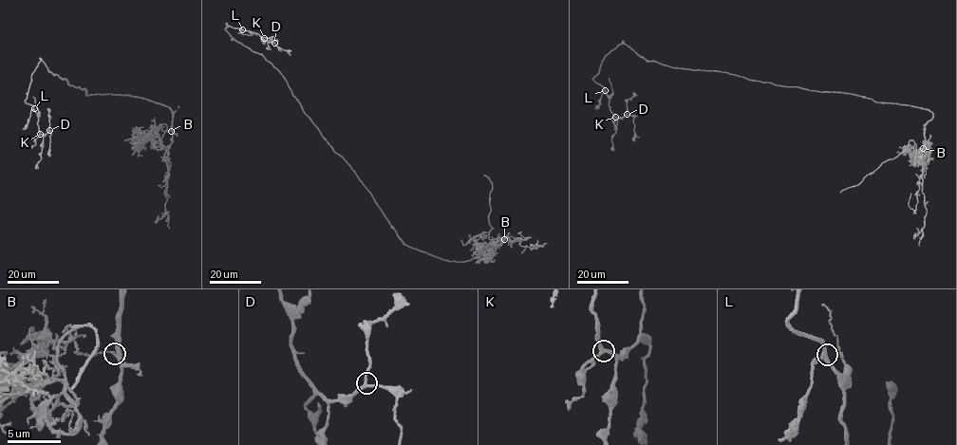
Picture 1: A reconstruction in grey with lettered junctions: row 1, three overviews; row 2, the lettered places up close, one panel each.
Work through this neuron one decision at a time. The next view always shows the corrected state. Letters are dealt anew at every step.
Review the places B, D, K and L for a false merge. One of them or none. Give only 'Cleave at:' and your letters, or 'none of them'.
Cleave at: B

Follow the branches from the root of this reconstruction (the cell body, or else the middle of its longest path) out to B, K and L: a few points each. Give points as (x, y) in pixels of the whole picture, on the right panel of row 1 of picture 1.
B: (822, 92), (853, 94), (878, 102), (932, 111), (933, 115), (925, 126), (923, 148)
K: (822, 92), (720, 71), (671, 67), (648, 61), (620, 44), (605, 56), (592, 79), (605, 89), (615, 117)
L: (822, 92), (720, 71), (671, 67), (648, 61), (620, 44), (605, 56), (592, 79), (605, 90)

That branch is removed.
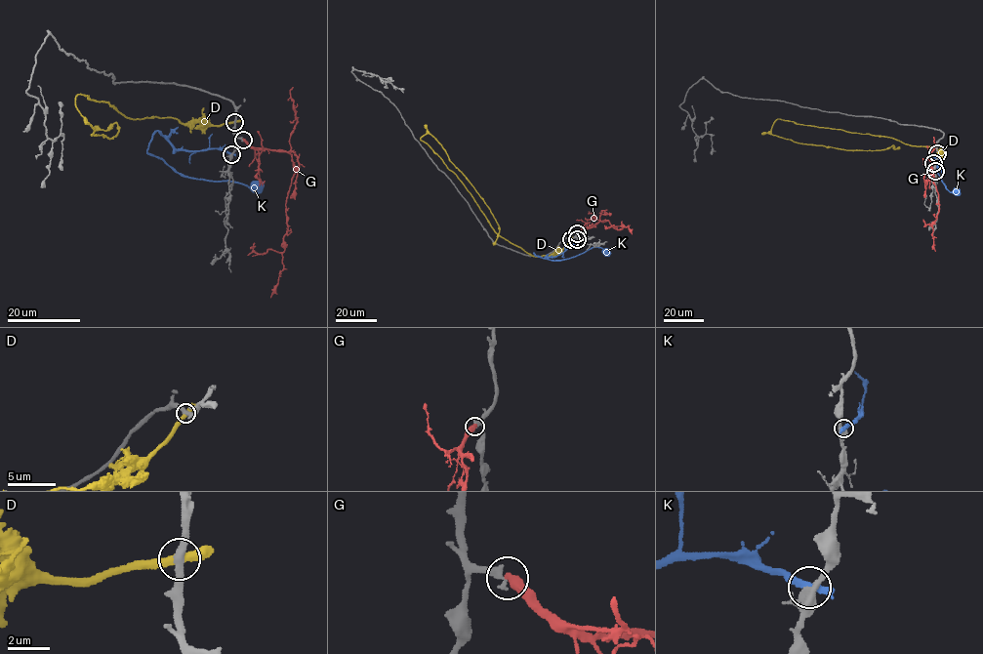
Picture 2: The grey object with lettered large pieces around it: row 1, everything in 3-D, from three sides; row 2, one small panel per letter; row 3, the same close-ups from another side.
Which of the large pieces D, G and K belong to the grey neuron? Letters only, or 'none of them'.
G

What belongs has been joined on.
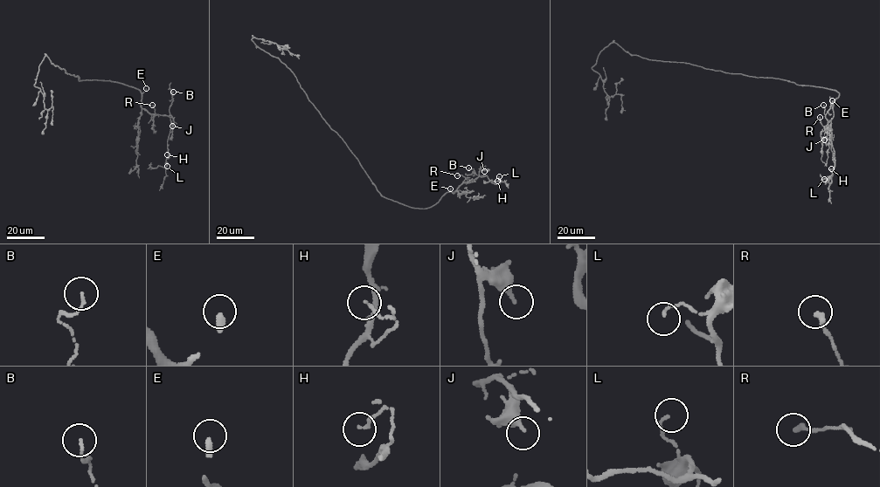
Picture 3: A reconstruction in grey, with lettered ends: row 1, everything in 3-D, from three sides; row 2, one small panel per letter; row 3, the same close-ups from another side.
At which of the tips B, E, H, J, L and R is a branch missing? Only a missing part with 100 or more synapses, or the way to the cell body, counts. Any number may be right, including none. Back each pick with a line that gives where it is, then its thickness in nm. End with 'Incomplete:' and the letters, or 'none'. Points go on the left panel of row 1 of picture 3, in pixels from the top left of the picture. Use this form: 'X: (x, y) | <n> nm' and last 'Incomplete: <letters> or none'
E: (146, 88) | 240 nm
Incomplete: E

